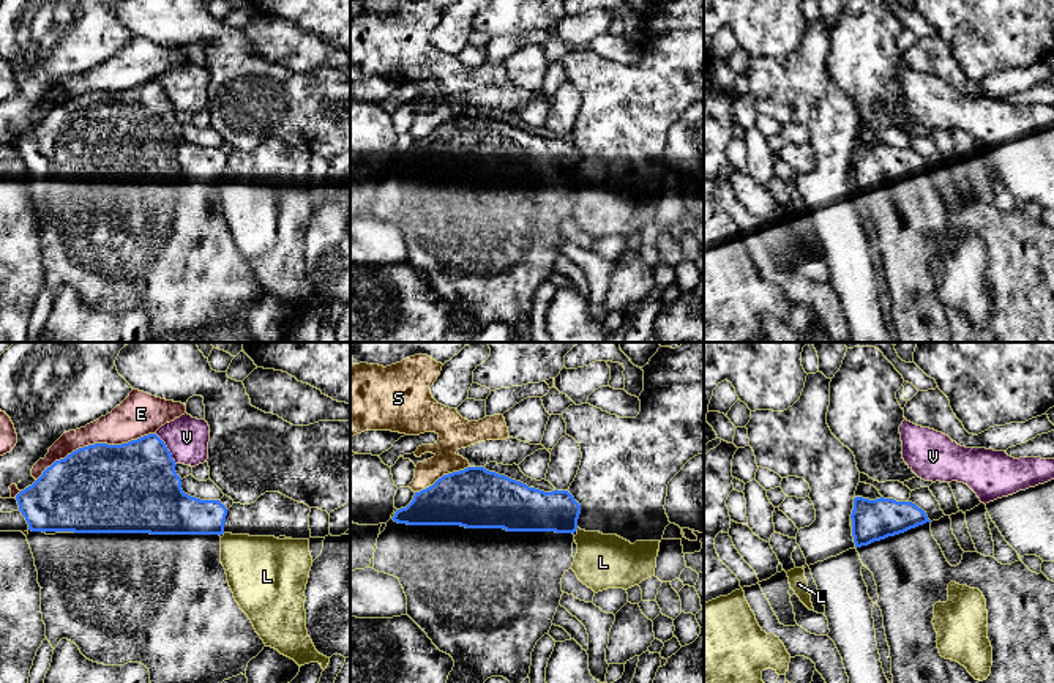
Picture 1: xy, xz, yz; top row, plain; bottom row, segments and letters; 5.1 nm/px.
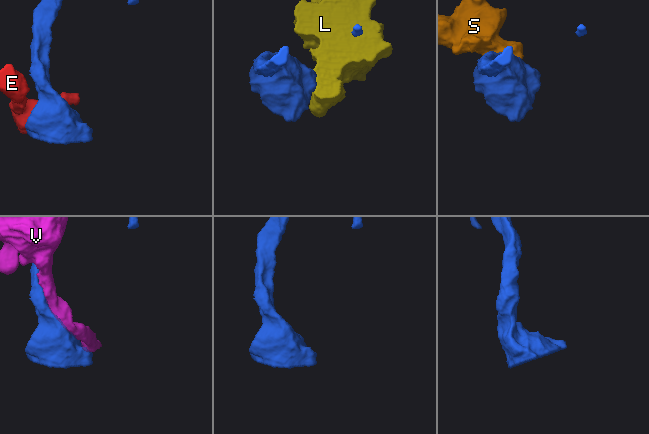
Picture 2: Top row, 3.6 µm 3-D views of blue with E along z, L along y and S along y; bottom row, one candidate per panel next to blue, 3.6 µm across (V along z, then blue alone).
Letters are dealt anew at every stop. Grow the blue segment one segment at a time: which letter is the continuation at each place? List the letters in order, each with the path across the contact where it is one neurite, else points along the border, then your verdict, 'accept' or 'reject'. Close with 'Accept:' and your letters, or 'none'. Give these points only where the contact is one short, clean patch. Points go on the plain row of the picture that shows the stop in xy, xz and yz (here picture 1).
E: reject
L: border along xz (578, 174), (575, 177); reject
S: border along xz (469, 112), (444, 120), (415, 139); reject
V: reject
Accept: none

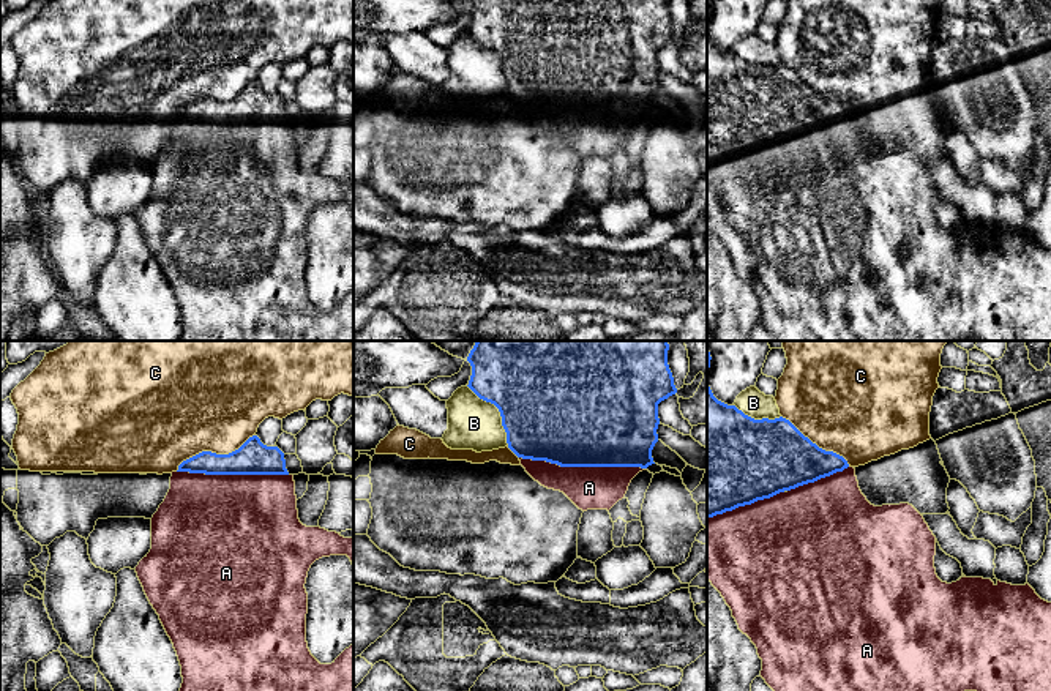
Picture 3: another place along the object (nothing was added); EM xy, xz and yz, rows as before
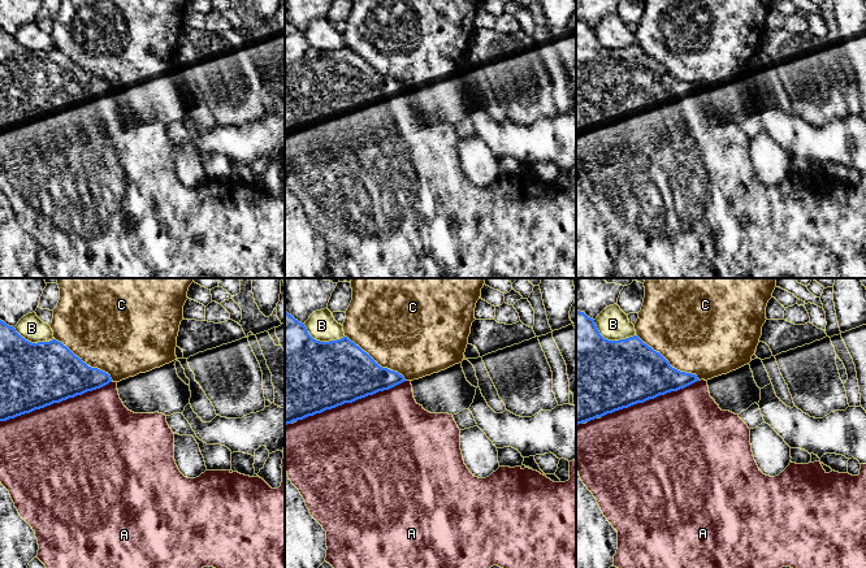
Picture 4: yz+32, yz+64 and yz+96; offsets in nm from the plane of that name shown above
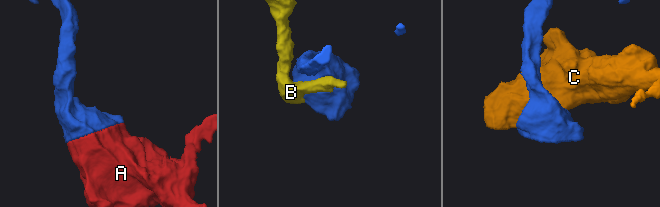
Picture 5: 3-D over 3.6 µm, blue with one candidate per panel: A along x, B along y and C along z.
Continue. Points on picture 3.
A: accept
B: reject
C: reject
Accept: A

